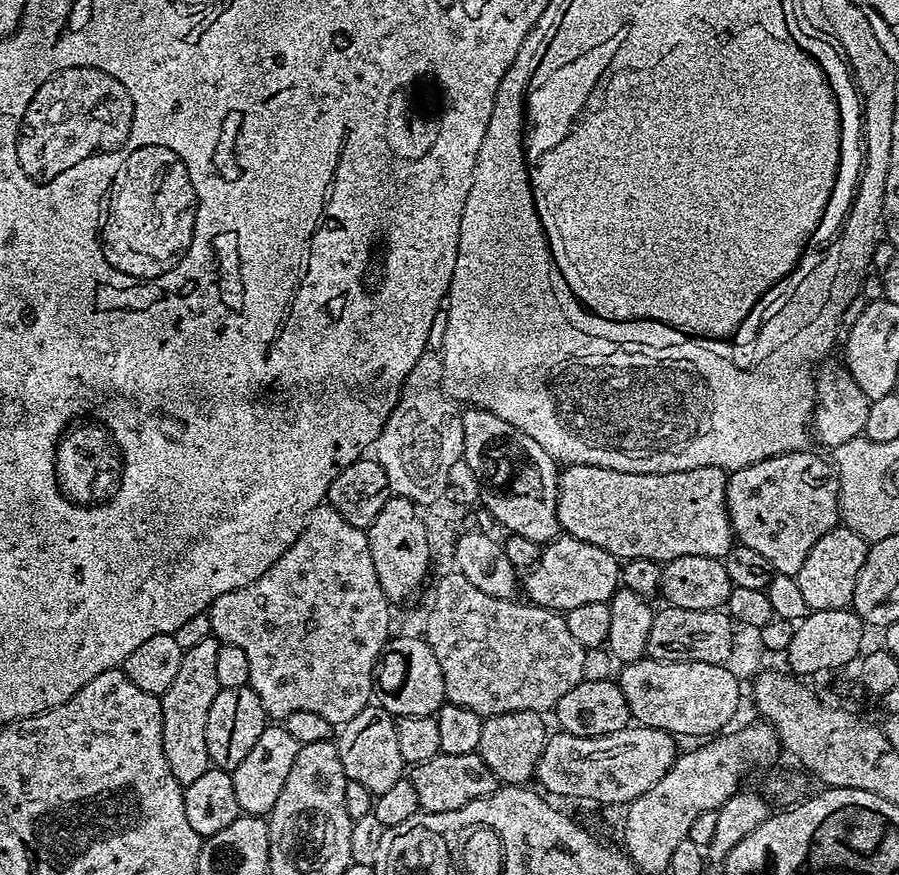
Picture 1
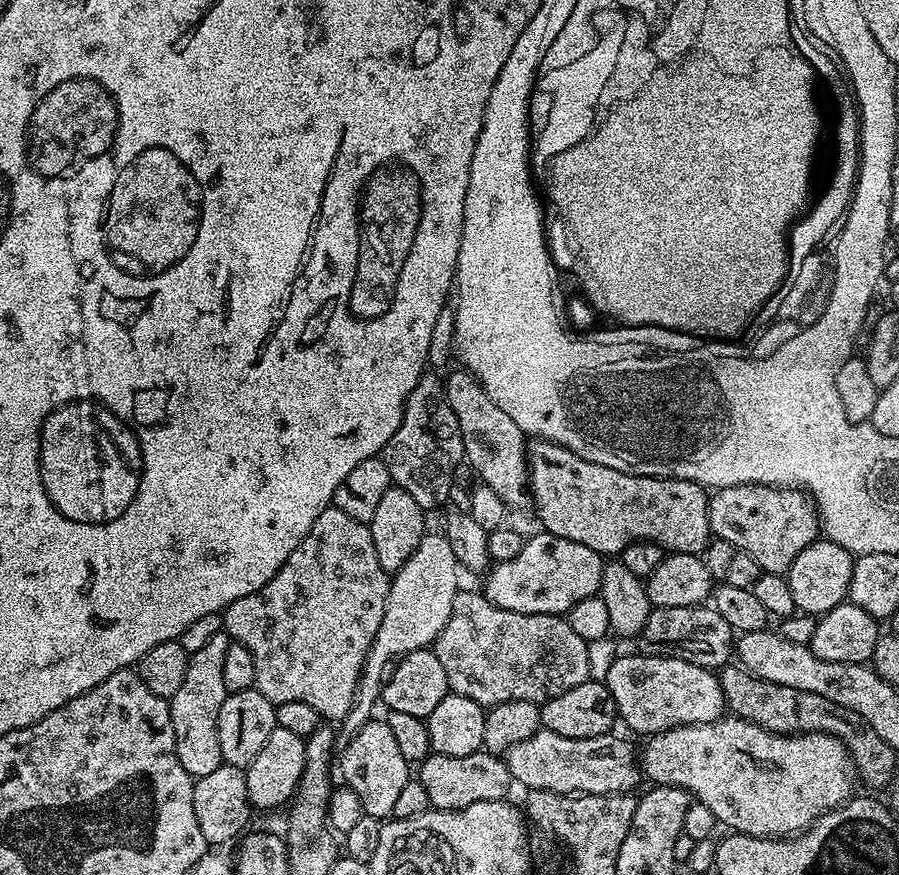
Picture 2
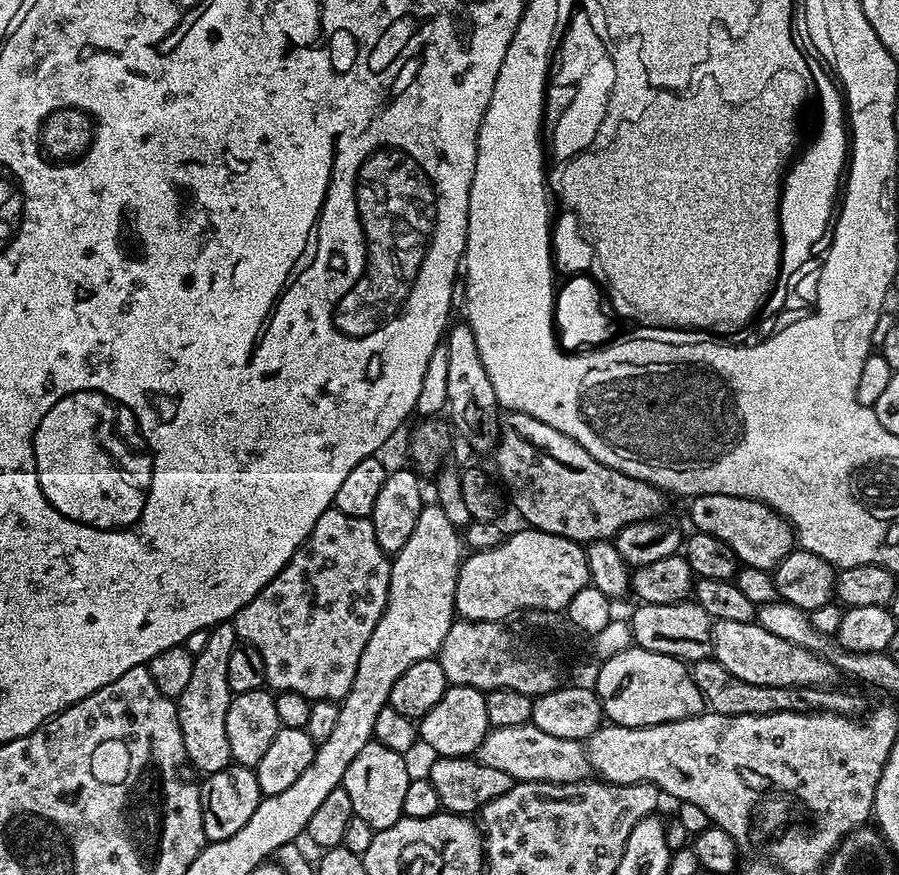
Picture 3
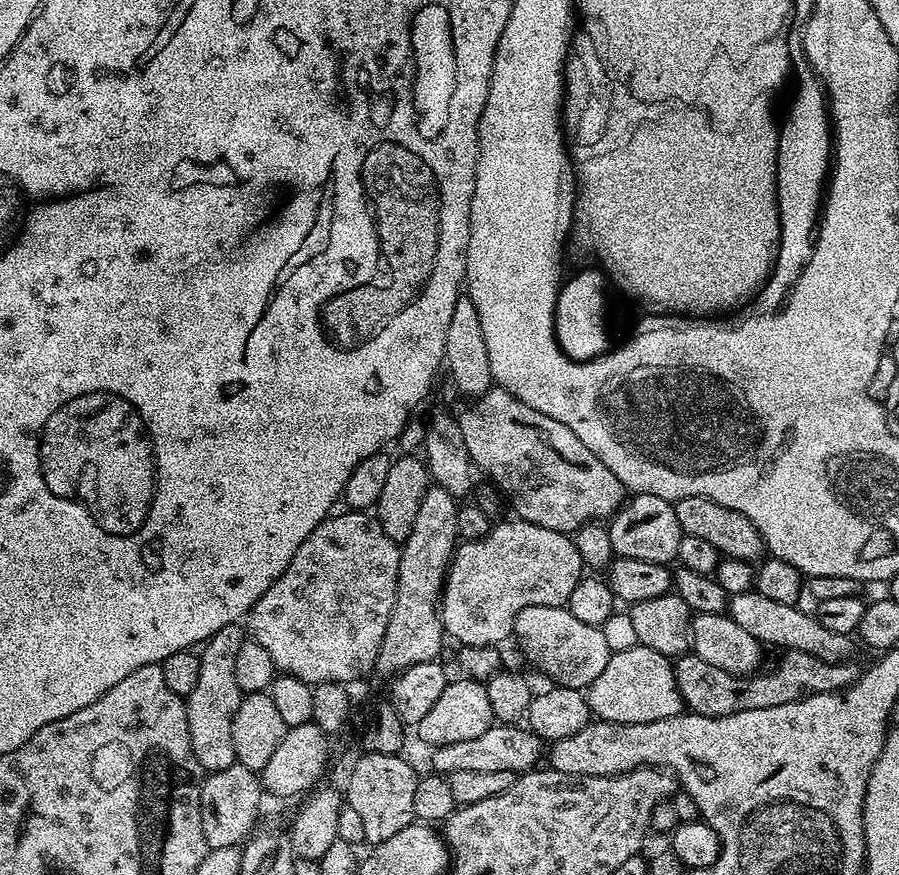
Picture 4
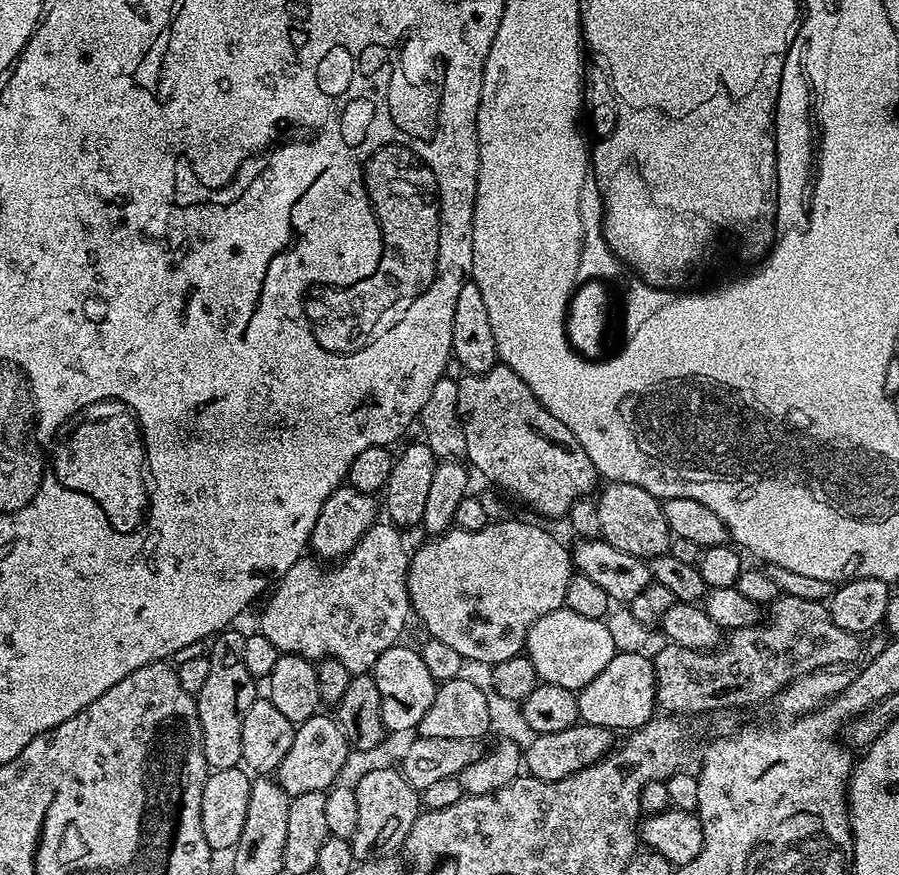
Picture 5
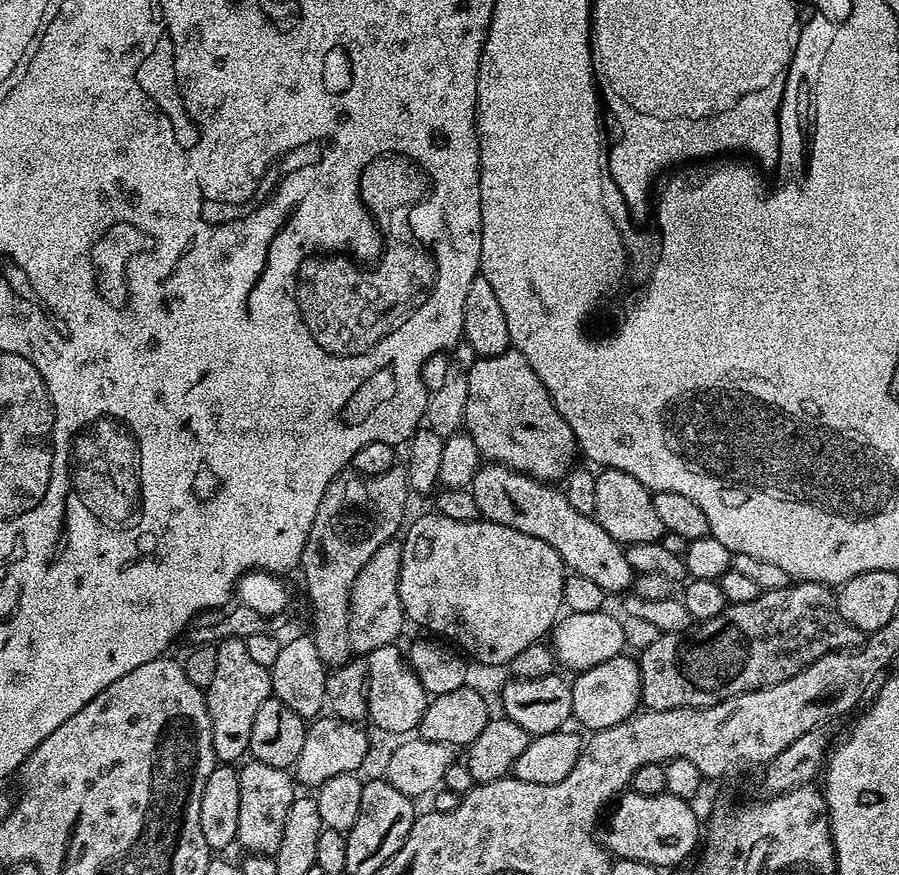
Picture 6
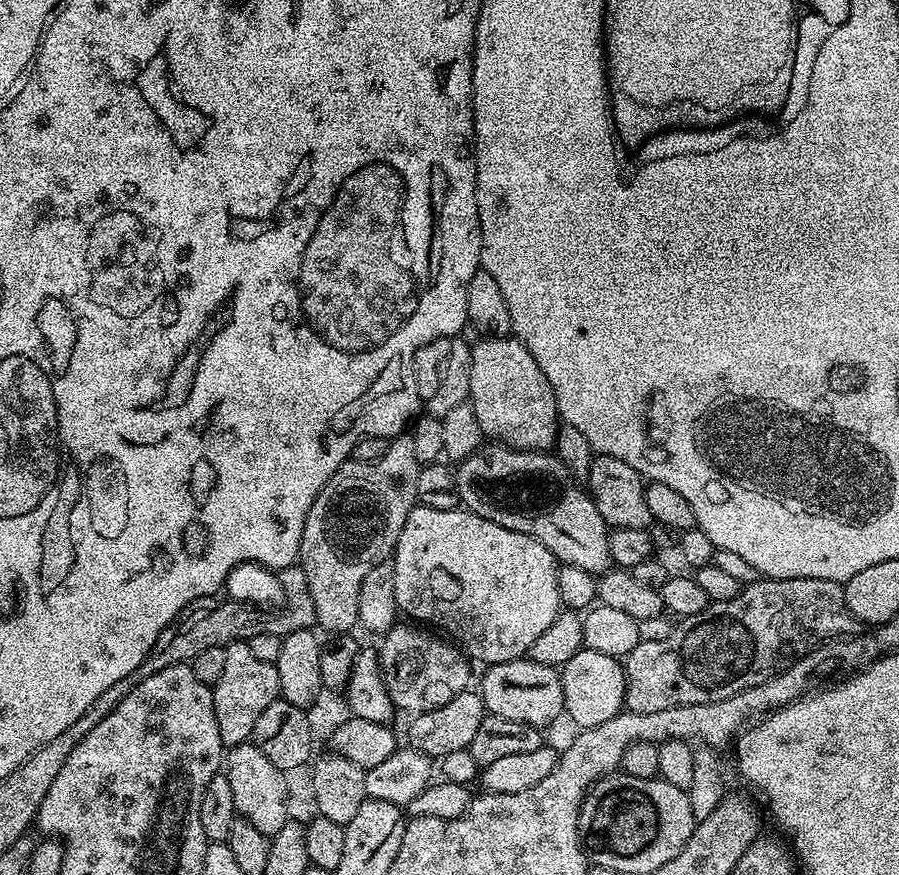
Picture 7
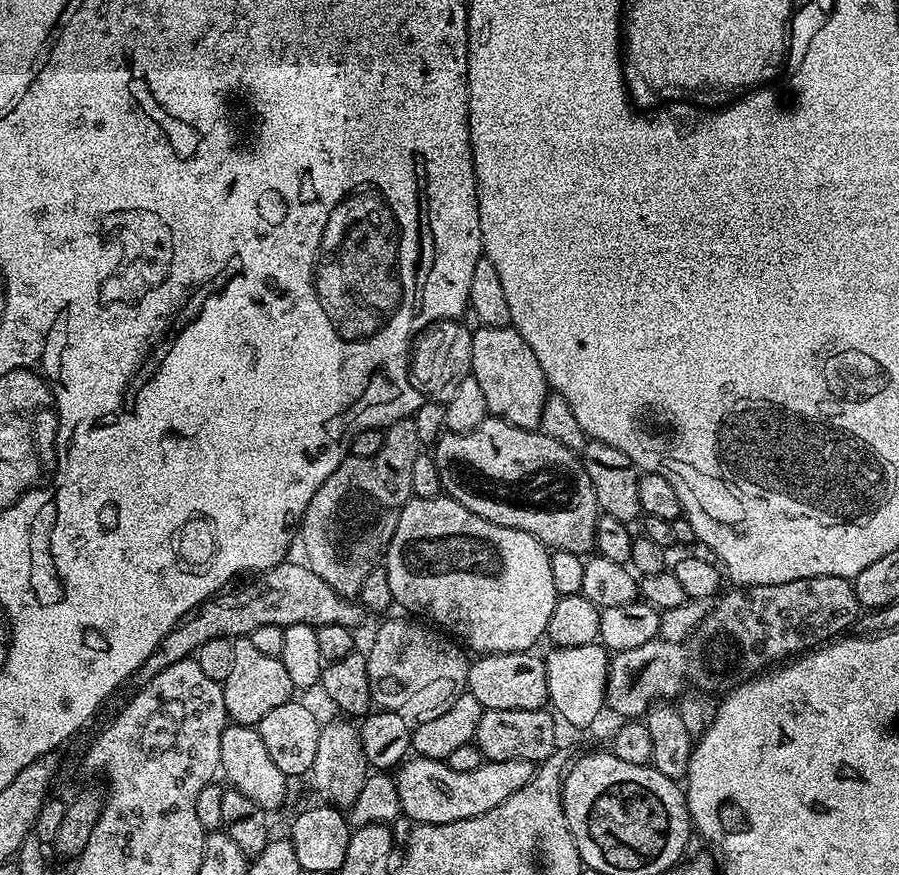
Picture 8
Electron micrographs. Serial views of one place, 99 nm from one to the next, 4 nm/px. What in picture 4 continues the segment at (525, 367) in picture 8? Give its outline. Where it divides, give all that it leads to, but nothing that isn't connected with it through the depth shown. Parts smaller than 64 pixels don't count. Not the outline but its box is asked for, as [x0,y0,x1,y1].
[458,386,626,534]

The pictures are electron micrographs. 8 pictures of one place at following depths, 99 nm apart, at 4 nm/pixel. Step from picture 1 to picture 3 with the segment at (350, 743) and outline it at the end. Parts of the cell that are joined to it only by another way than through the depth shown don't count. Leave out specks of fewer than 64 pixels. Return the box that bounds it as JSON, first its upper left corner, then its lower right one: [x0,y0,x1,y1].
[342,742,414,832]

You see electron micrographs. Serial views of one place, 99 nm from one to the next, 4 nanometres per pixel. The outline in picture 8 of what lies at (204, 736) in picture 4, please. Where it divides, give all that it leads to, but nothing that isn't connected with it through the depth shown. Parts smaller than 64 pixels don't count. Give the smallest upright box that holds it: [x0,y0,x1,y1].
[222,638,294,725]

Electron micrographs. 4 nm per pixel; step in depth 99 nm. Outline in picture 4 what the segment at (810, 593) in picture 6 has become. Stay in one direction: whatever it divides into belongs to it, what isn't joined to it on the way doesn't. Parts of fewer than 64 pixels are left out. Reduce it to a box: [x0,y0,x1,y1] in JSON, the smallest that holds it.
[675,651,862,716]

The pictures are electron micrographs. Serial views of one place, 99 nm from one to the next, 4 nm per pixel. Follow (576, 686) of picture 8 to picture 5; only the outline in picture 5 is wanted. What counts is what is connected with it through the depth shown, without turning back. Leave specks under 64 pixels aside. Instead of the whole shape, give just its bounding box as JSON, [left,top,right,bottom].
[576,652,657,730]

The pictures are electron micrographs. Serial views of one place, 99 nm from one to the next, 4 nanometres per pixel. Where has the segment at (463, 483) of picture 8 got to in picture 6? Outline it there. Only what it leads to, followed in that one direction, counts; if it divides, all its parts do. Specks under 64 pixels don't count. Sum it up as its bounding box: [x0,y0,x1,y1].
[470,462,634,594]

